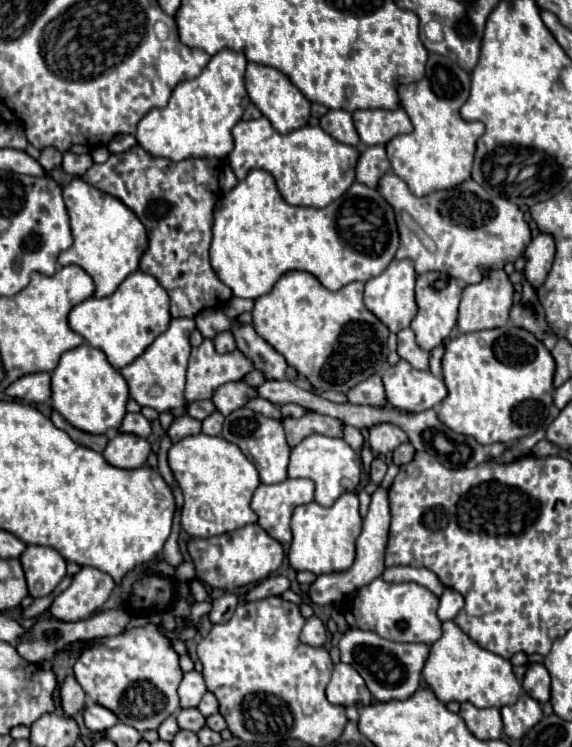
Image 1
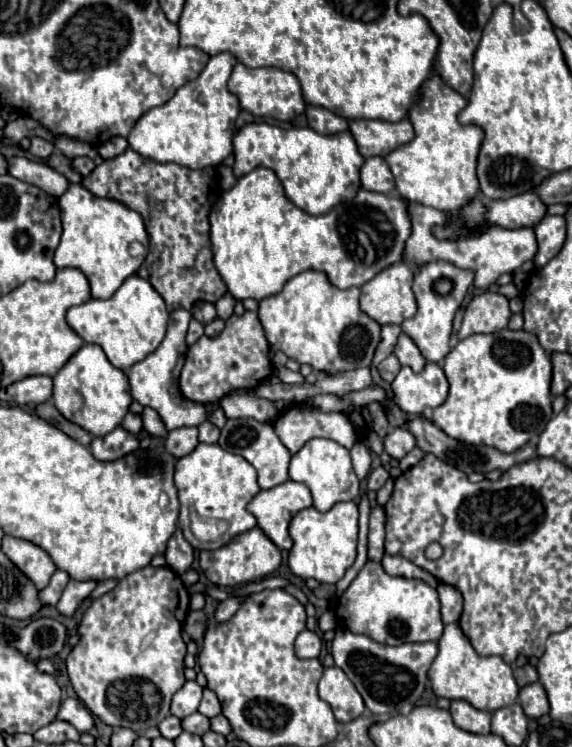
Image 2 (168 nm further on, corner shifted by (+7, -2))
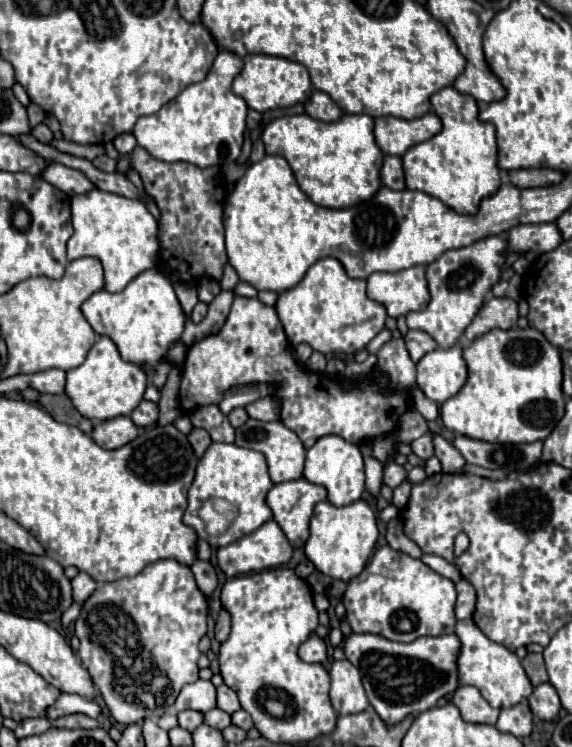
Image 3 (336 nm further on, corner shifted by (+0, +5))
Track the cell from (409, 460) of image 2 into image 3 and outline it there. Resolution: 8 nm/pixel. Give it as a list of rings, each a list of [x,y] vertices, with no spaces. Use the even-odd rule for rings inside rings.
[[[435,436],[435,456],[441,462],[443,472],[461,472],[465,468],[465,458],[461,456],[461,452],[447,440],[443,440],[441,436]]]

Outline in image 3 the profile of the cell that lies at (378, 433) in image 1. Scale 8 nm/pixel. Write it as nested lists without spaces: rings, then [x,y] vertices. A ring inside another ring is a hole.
[[[427,432],[427,434],[423,434],[421,438],[413,440],[413,442],[411,442],[411,448],[413,448],[413,452],[415,452],[417,456],[429,460],[429,458],[433,456],[433,434]]]

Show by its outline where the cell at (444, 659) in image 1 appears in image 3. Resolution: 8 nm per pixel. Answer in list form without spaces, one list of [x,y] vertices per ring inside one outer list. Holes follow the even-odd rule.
[[[467,618],[457,622],[455,634],[461,640],[461,654],[459,654],[459,682],[461,684],[471,684],[477,686],[483,694],[483,698],[493,706],[493,708],[509,708],[513,704],[519,704],[523,698],[529,698],[533,692],[533,686],[521,666],[521,660],[515,656],[515,652],[507,650],[505,646],[489,640],[477,624]]]

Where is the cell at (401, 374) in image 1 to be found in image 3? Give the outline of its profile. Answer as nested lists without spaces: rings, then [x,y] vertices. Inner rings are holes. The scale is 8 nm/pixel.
[[[461,344],[451,350],[433,350],[417,364],[417,384],[437,404],[455,396],[467,382],[467,364]]]

